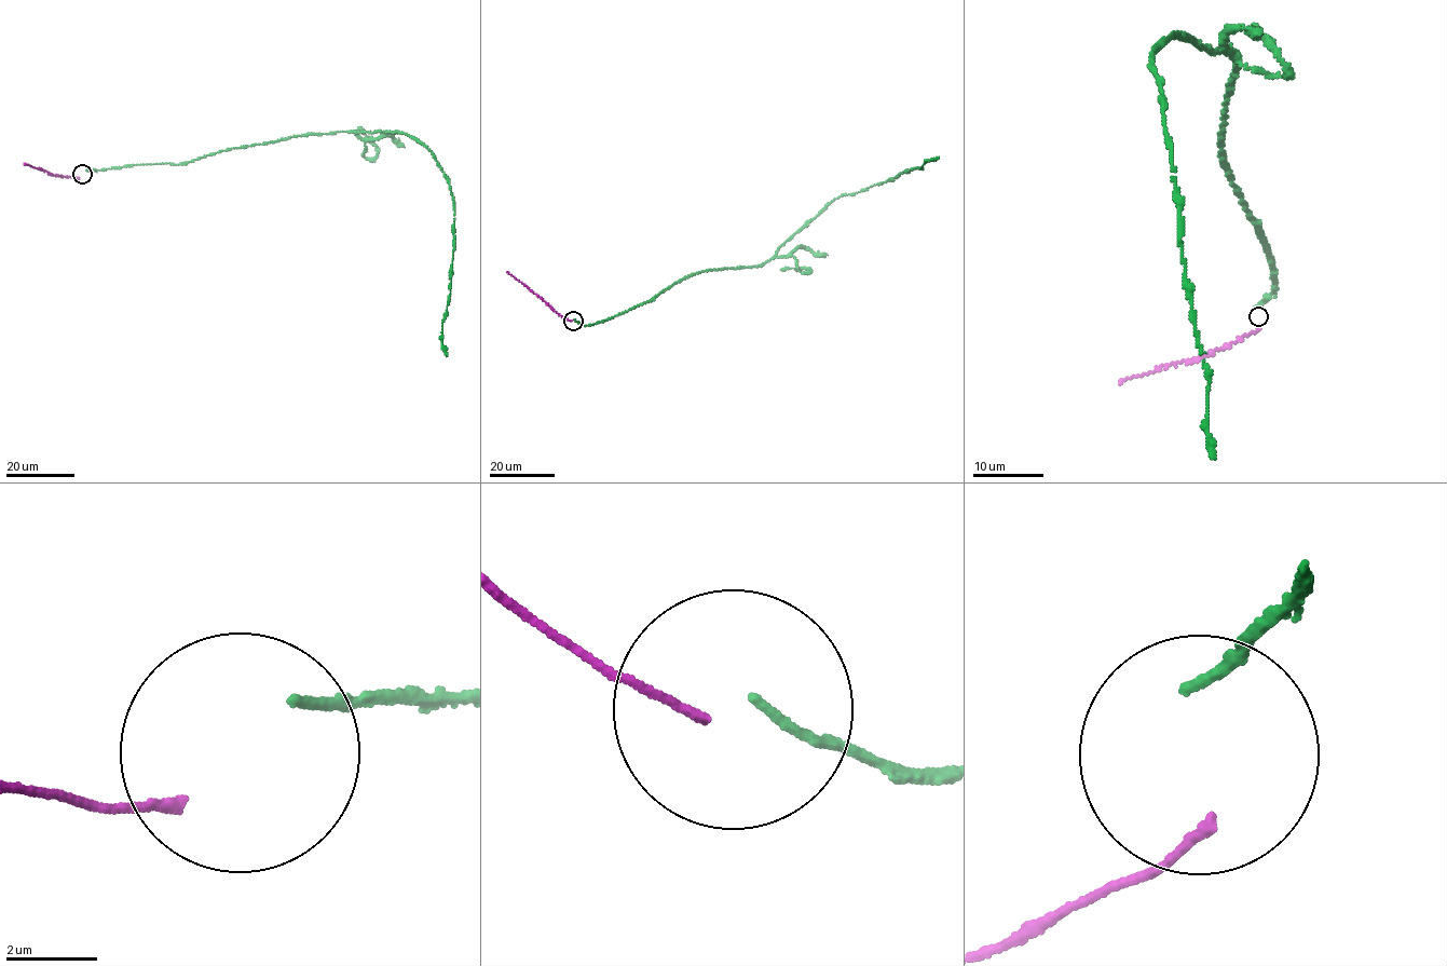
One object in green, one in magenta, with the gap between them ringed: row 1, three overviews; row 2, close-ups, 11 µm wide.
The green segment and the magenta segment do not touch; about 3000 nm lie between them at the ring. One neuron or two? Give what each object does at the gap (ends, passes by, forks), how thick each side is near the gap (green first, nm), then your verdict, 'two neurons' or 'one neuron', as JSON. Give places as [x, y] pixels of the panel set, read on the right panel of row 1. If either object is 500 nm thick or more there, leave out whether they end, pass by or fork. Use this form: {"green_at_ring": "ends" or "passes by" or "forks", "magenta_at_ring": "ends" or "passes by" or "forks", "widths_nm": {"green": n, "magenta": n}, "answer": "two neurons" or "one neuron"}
{"green_at_ring": "ends", "magenta_at_ring": "ends", "widths_nm": {"green": 220, "magenta": 220}, "answer": "two neurons"}

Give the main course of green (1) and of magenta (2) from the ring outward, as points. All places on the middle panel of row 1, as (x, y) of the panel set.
1: (575, 320), (590, 325), (603, 322), (651, 301), (695, 273), (762, 266), (842, 195), (864, 190), (939, 158)
2: (571, 322), (507, 271)

